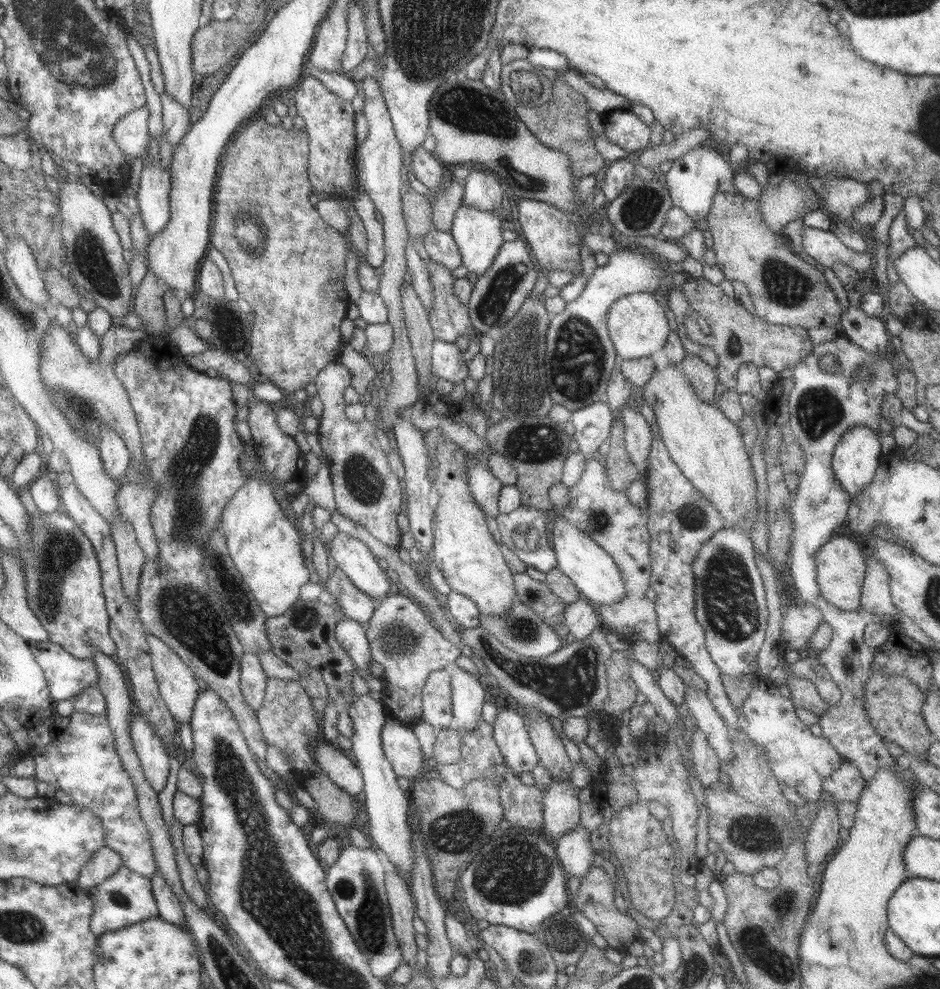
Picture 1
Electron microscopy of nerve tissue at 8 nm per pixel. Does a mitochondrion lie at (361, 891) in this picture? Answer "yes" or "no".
yes

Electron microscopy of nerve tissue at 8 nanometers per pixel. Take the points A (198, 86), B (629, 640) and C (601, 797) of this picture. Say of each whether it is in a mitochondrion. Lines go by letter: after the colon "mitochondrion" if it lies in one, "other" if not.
A: other
B: other
C: other

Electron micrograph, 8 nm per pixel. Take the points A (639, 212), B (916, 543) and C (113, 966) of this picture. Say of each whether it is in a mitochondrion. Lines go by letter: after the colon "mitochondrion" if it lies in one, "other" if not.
A: mitochondrion
B: other
C: other

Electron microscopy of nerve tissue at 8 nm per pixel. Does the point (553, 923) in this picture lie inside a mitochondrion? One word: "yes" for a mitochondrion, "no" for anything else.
yes

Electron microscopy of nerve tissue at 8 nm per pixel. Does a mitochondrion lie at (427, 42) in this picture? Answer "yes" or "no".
yes

